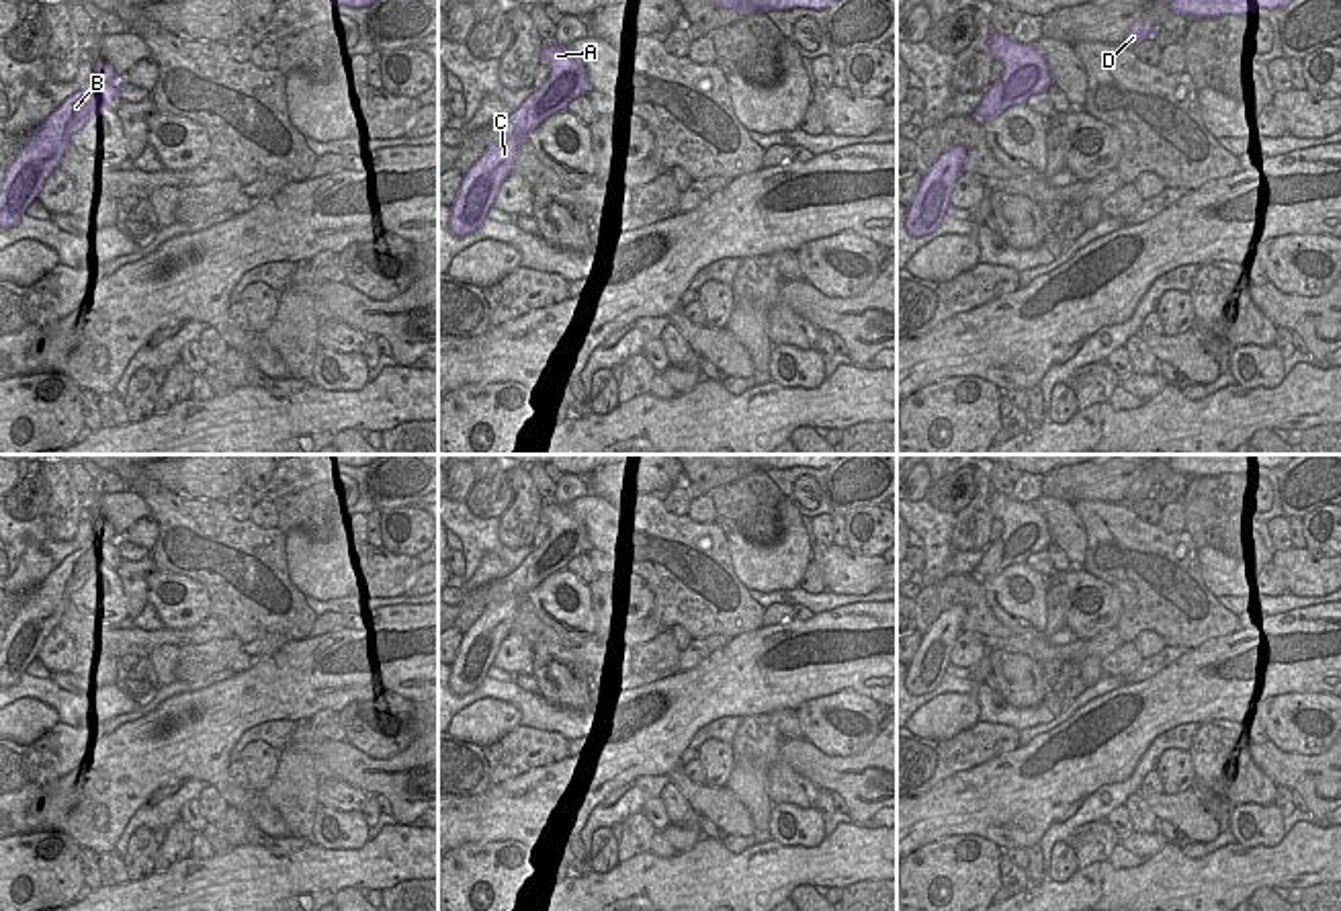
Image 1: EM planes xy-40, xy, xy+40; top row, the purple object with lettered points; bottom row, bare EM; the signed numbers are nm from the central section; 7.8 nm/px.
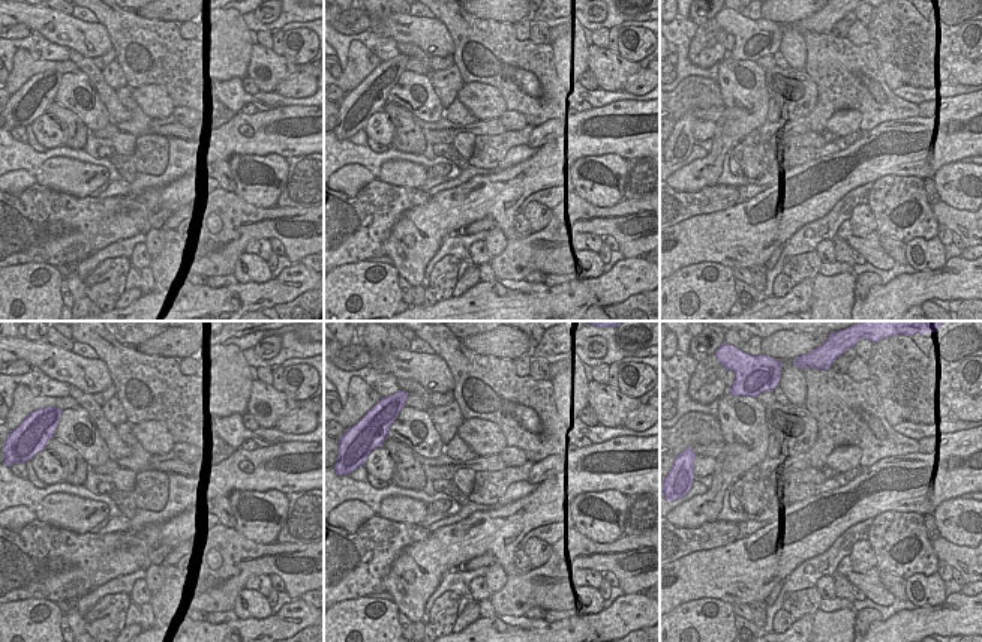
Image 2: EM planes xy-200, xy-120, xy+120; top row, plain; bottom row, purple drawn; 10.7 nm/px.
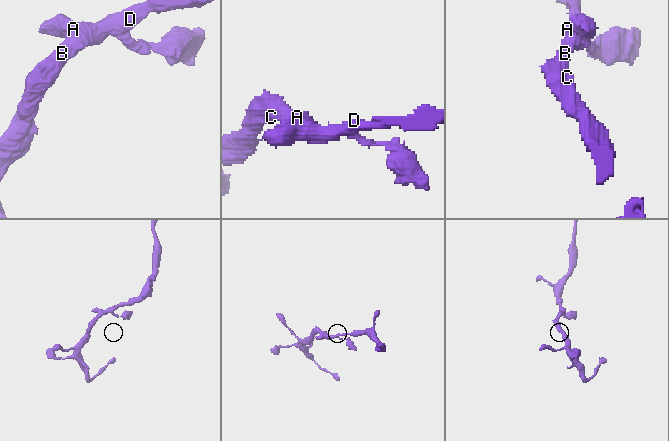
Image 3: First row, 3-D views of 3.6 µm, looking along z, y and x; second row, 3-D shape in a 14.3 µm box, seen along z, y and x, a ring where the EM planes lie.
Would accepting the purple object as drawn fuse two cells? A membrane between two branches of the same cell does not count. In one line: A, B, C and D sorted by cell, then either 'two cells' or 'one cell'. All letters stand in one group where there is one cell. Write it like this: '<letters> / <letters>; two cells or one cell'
A B C D; one cell

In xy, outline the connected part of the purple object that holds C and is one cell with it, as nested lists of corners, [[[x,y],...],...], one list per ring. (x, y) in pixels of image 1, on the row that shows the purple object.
[[[545,43],[540,61],[549,66],[549,78],[524,102],[504,119],[504,133],[463,174],[455,203],[450,205],[448,229],[452,235],[477,231],[493,207],[500,184],[512,172],[518,141],[528,139],[551,115],[563,113],[567,104],[588,94],[586,70],[557,43]]]

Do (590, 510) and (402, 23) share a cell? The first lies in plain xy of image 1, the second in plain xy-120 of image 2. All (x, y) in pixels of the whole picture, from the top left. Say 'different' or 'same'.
same

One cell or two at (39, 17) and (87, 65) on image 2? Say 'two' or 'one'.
two

